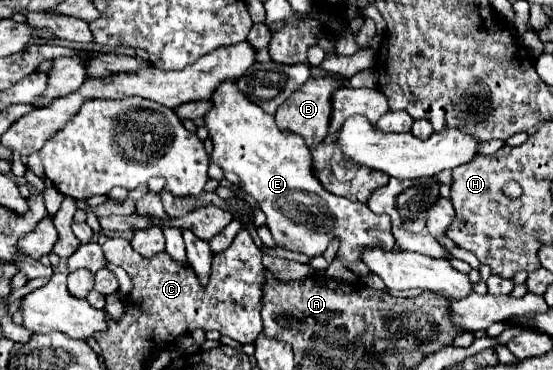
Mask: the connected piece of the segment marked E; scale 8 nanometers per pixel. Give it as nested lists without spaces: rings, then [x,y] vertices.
[[[236,80],[222,82],[214,90],[210,100],[212,100],[212,110],[210,110],[208,116],[204,116],[204,126],[208,130],[208,136],[212,138],[212,144],[214,144],[212,160],[216,164],[220,164],[222,170],[236,172],[242,178],[244,192],[252,194],[258,200],[262,212],[268,218],[266,226],[270,228],[270,232],[272,232],[272,236],[274,236],[274,240],[280,248],[294,250],[294,252],[306,254],[310,258],[316,258],[316,256],[324,254],[328,242],[334,236],[340,236],[338,256],[346,258],[348,262],[360,262],[360,250],[366,248],[366,246],[380,244],[386,250],[392,250],[394,236],[390,234],[390,218],[386,214],[376,216],[362,202],[350,202],[348,198],[340,198],[340,196],[334,196],[334,194],[326,192],[312,172],[312,158],[310,158],[310,150],[308,150],[306,142],[298,134],[282,132],[276,126],[274,116],[264,114],[264,110],[260,110],[260,106],[250,102],[236,88]]]

